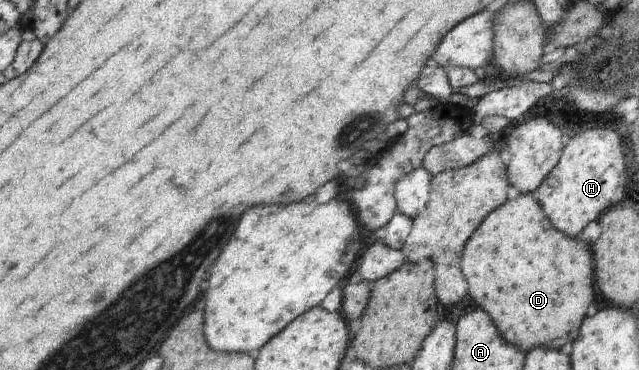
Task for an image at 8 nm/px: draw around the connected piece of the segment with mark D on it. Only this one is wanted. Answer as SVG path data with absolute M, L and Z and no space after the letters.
M524 194L520 196L516 202L506 202L502 208L498 208L494 214L490 214L486 218L486 222L482 222L482 226L474 232L474 238L470 238L470 242L466 244L466 254L464 254L464 274L466 274L466 280L470 282L470 296L476 300L476 304L480 304L480 308L484 308L492 318L494 322L498 322L498 330L502 330L502 336L508 340L508 342L514 342L514 344L524 344L526 352L530 351L530 346L550 346L550 342L554 340L560 340L560 346L562 344L570 344L572 340L576 340L578 336L578 326L584 318L584 312L588 308L588 304L594 300L594 290L592 290L592 258L590 258L590 252L588 248L578 242L578 240L572 240L564 234L560 234L558 230L554 230L546 216L542 214L542 210L536 206L534 198L530 194Z

